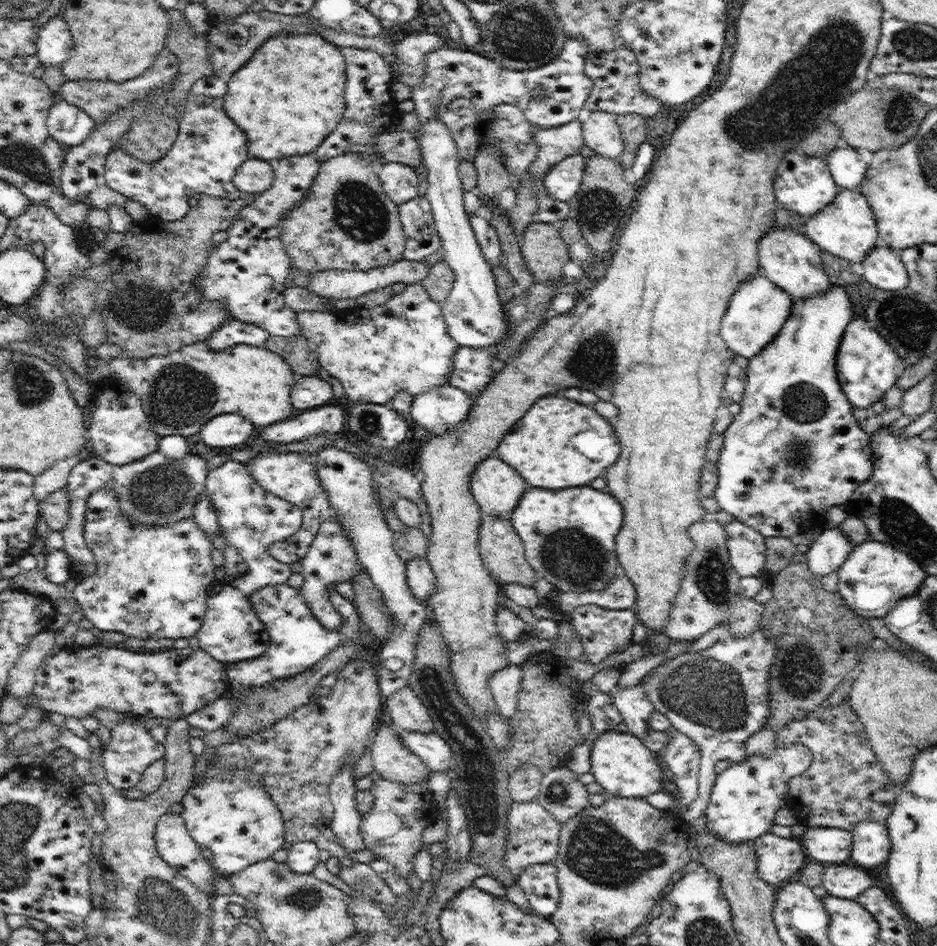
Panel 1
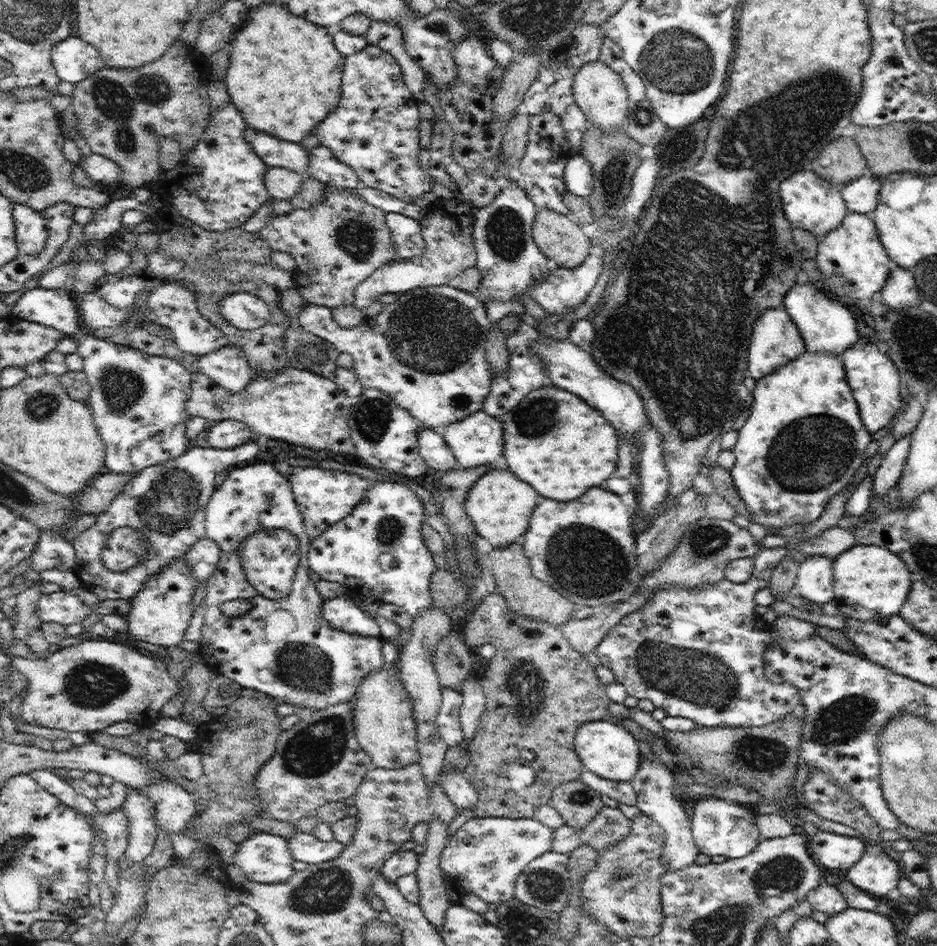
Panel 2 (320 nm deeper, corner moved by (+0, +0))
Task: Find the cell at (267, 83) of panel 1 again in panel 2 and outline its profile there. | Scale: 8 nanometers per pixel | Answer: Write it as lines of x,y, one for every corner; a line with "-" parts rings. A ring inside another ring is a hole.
264,3
249,10
246,27
240,26
232,37
225,80
230,102
235,104
248,127
285,141
301,143
316,125
336,110
345,57
334,48
332,38
325,26
290,14
286,5

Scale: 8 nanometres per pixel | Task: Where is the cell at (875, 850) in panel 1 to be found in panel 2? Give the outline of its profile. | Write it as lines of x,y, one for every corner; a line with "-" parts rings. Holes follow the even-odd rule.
890,851
878,855
864,853
862,859
848,869
848,880
876,897
893,897
903,876
899,863
891,858

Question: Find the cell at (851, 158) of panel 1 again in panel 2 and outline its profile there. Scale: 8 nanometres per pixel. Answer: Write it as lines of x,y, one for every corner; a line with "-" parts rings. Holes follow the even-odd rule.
868,168
860,178
844,182
839,187
848,211
870,215
877,207
880,189
881,178
874,176

